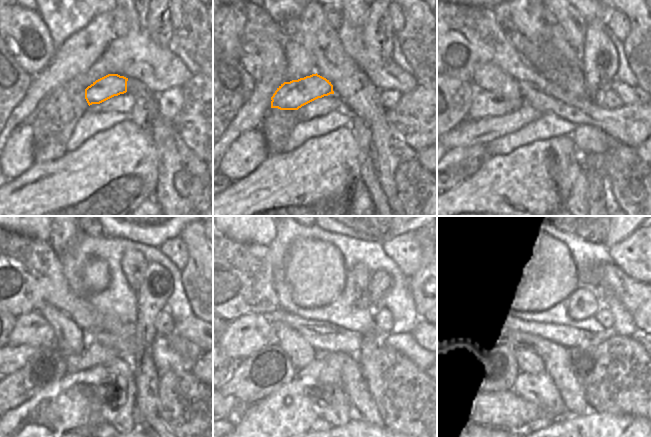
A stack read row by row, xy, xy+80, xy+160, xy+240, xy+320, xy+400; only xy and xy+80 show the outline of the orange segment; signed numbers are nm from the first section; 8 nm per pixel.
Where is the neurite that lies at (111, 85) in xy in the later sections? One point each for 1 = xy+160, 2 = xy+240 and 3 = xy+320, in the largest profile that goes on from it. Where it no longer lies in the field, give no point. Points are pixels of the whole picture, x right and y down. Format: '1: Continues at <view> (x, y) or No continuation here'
1: Continues at xy+160 (484, 104)
2: Continues at xy+240 (31, 329)
3: Continues at xy+320 (248, 333).

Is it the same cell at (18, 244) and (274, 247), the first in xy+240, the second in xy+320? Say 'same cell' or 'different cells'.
different cells

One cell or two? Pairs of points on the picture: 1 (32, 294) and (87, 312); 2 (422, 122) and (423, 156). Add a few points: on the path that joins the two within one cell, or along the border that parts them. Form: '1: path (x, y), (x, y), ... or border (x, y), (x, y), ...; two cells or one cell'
1: path (46, 294), (59, 294), (73, 305); one cell
2: border (426, 147), (417, 152); two cells

